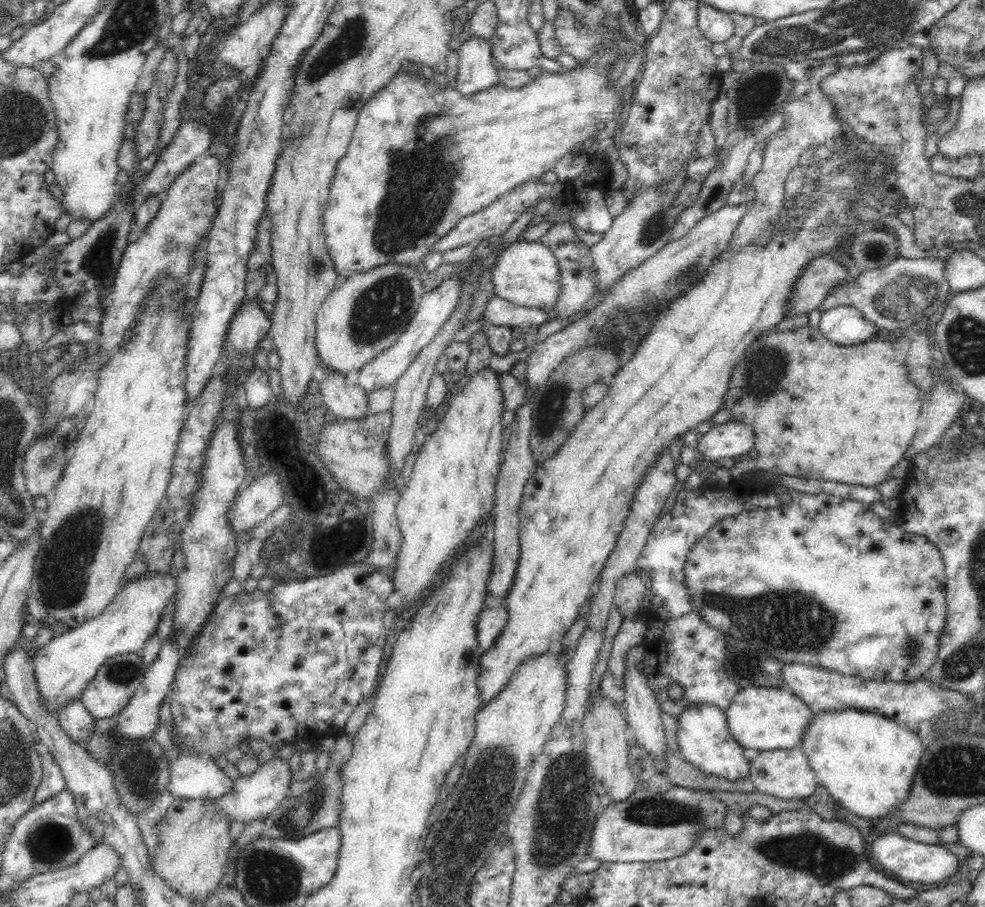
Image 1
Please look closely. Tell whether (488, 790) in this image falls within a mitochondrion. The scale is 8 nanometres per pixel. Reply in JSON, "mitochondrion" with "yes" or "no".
{"mitochondrion":"yes"}

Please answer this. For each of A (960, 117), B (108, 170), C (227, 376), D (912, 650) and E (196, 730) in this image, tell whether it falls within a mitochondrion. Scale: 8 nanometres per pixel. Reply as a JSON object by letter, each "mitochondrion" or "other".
{"A":"other","B":"other","C":"other","D":"mitochondrion","E":"other"}

